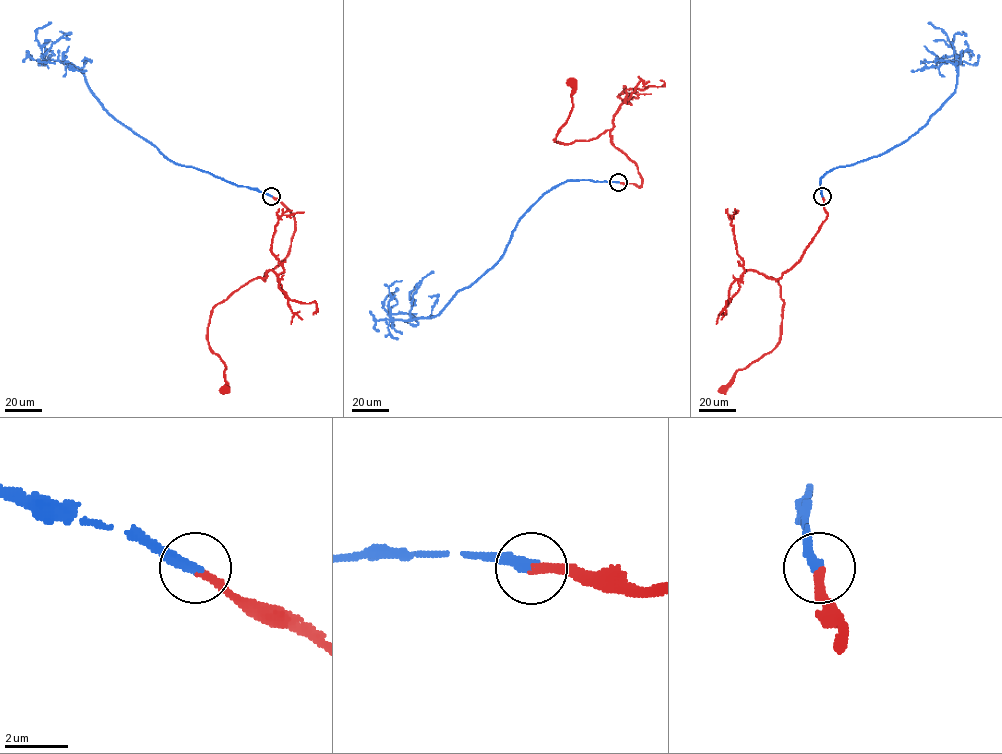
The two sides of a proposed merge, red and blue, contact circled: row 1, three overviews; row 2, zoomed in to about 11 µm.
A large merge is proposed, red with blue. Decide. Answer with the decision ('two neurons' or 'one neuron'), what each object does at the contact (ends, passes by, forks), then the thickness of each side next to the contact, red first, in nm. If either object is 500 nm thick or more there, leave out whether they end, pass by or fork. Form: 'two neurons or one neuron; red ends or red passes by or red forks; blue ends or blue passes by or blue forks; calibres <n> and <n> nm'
one neuron; red ends; blue ends; calibres 260 and 360 nm

